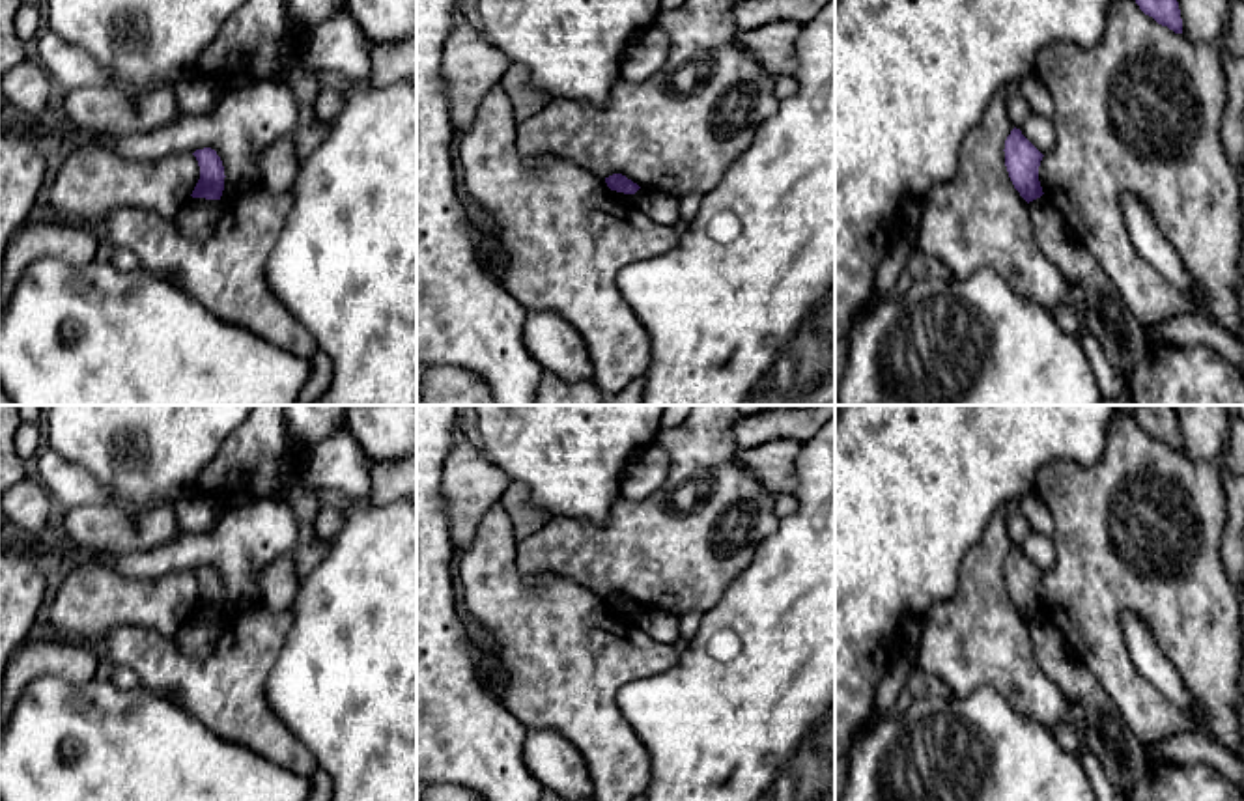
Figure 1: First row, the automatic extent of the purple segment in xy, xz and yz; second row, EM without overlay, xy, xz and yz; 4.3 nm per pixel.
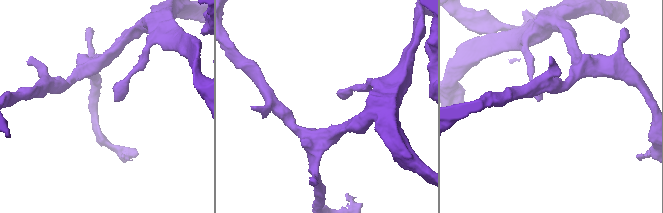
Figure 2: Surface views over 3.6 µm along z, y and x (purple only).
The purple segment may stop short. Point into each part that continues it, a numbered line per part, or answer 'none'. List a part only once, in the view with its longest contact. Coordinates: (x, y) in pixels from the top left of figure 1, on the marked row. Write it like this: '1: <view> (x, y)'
none

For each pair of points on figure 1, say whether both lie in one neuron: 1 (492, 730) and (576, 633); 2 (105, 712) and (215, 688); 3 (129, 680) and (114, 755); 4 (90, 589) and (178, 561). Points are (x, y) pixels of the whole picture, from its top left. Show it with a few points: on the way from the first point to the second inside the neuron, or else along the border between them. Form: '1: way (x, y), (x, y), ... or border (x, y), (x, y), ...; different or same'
1: border (501, 699), (527, 727); different
2: border (142, 686), (163, 695); different
3: border (109, 680), (124, 689), (141, 688); different
4: border (103, 566), (129, 577), (163, 577), (170, 574); different

